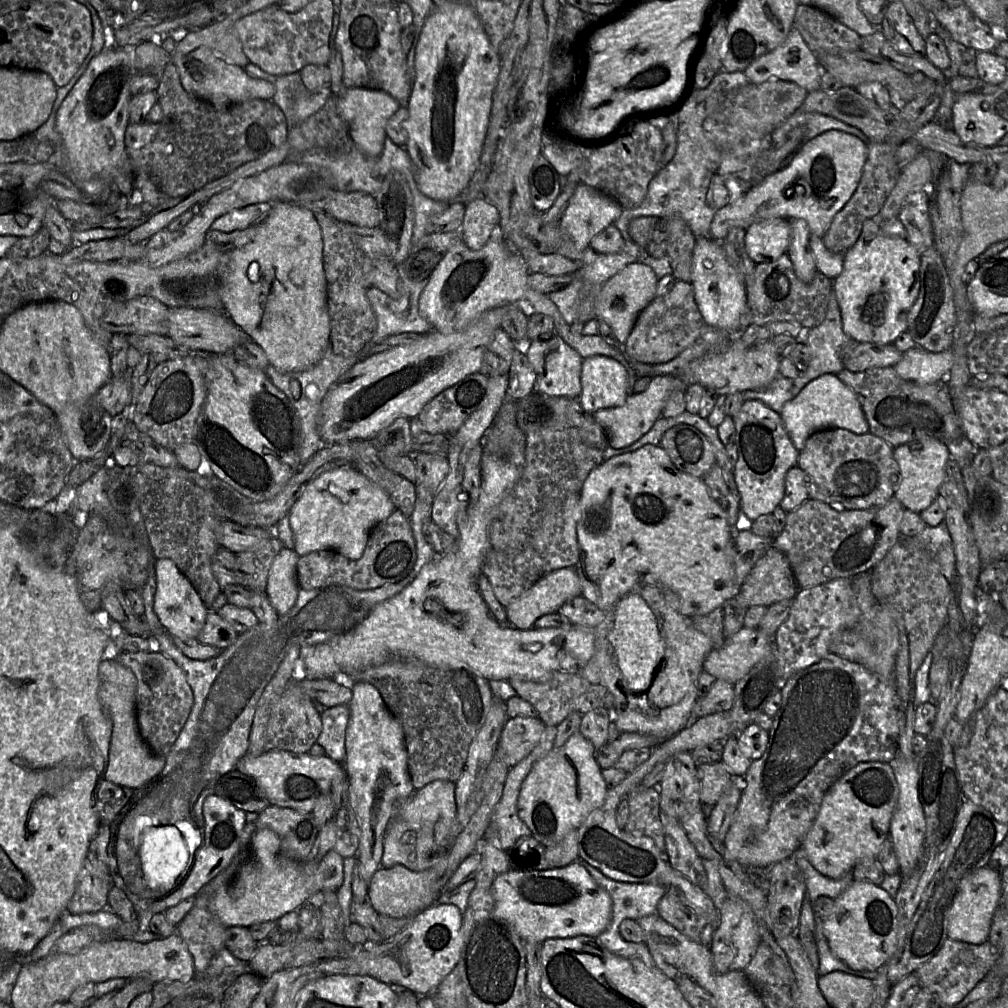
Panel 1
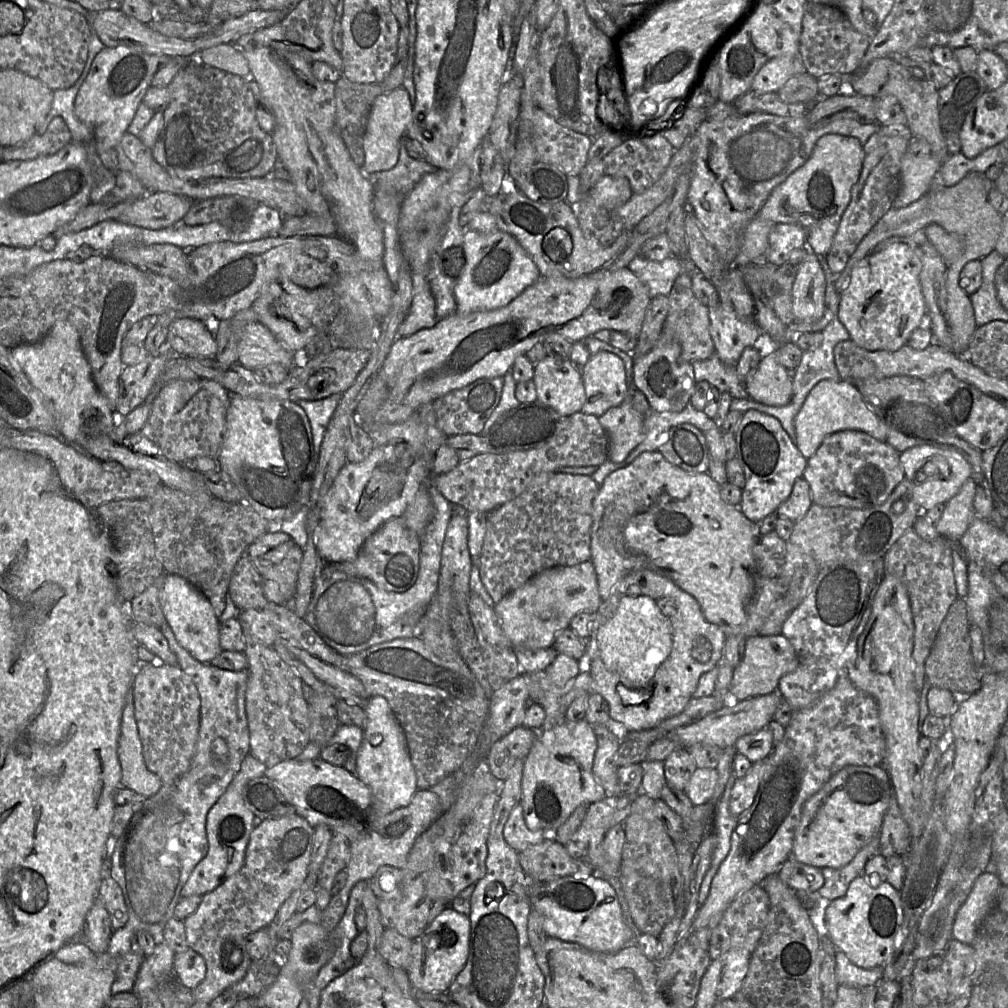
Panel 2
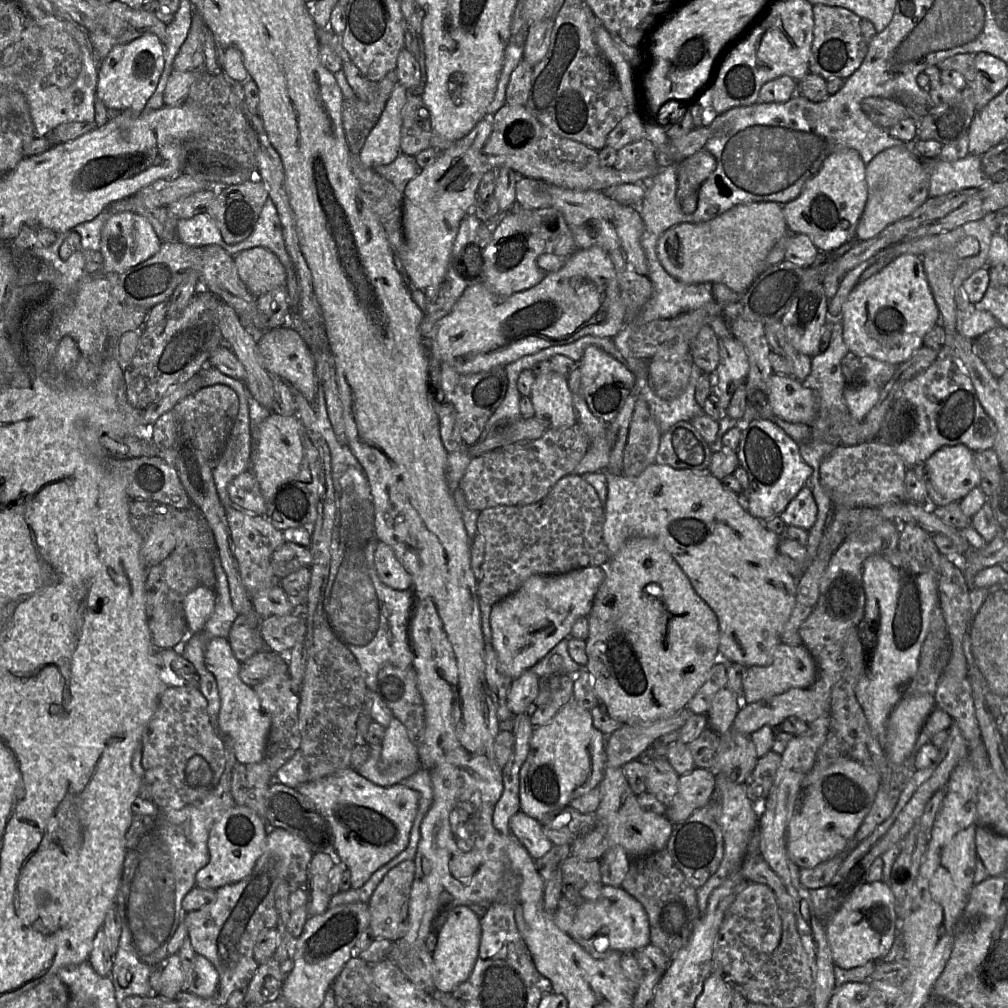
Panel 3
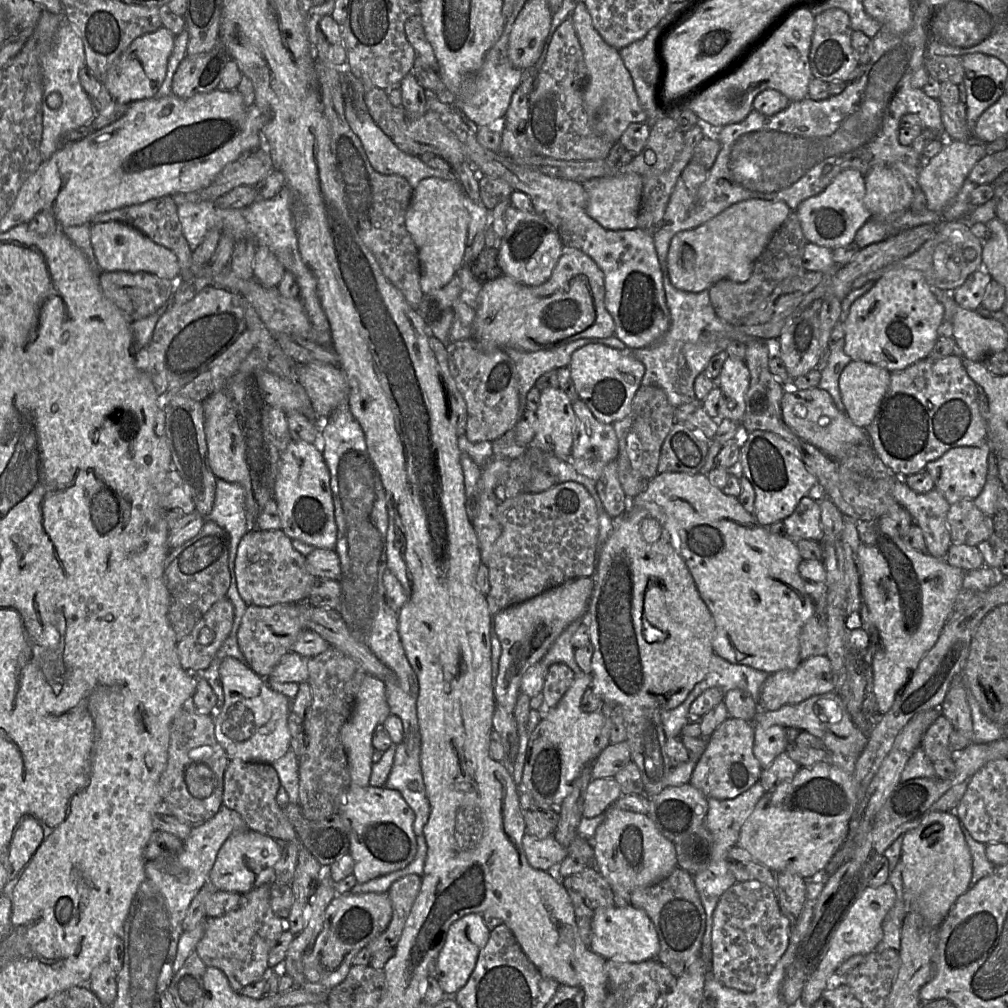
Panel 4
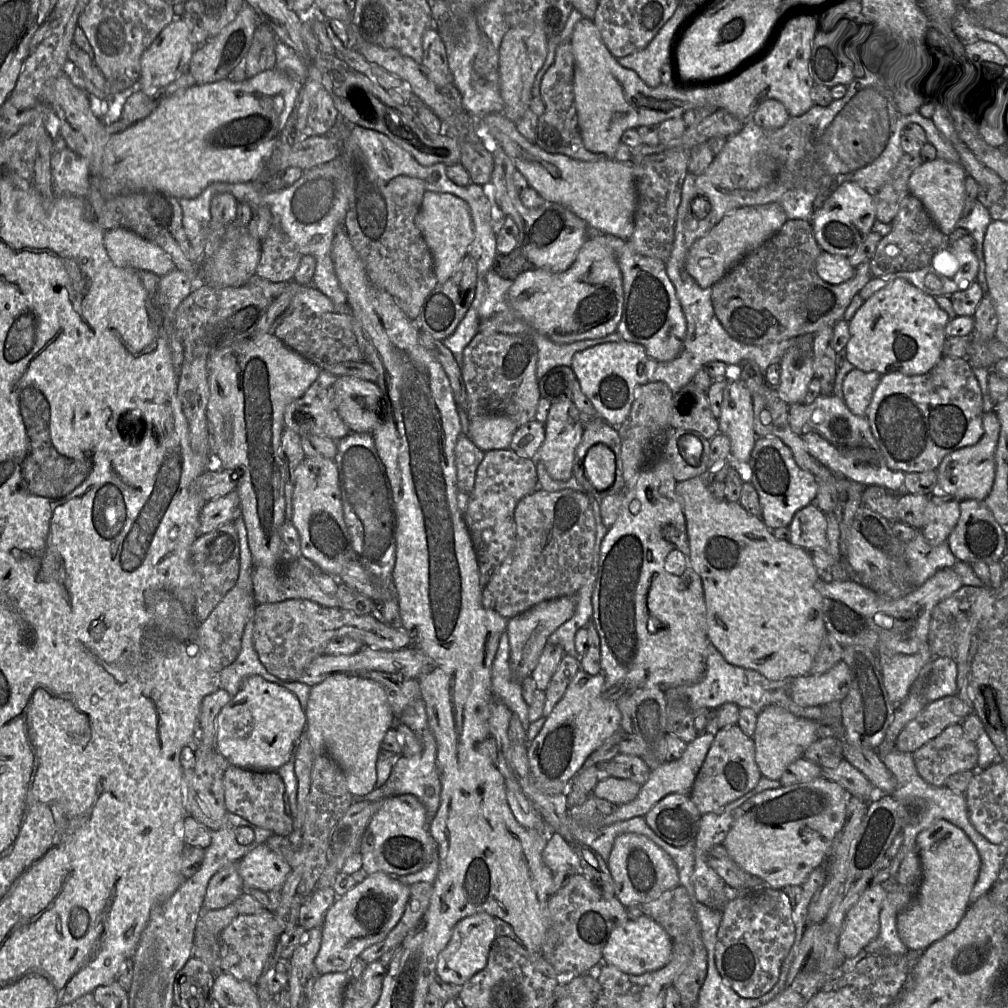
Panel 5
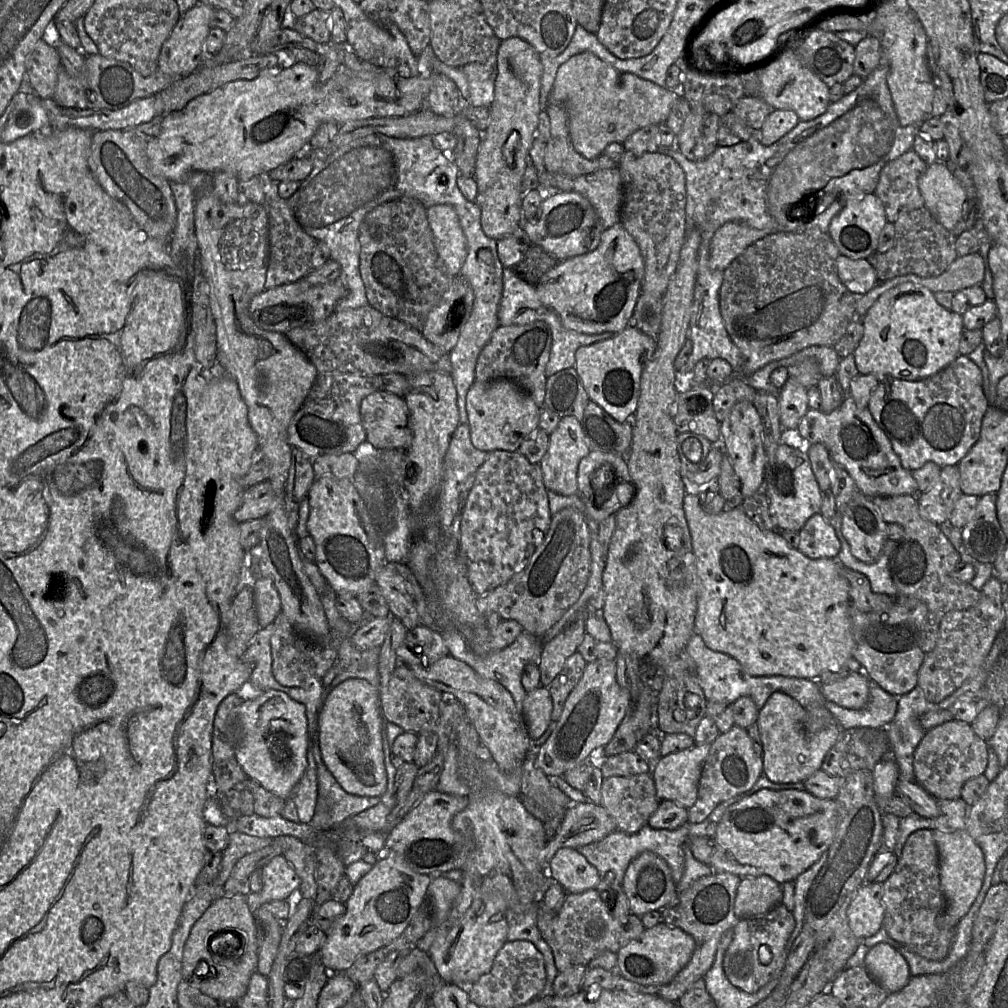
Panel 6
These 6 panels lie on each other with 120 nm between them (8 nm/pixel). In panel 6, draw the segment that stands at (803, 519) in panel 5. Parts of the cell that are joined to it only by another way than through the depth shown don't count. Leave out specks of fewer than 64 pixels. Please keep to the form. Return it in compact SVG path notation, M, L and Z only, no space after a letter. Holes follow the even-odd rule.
M821 512L808 519L799 535L798 549L812 559L836 558L841 549L835 528Z

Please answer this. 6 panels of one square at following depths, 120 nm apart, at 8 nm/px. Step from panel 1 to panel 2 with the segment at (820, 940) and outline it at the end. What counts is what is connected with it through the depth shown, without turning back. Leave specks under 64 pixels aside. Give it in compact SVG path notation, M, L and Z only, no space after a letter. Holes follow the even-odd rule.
M835 951L835 977L838 985L854 988L865 988L882 979L883 966L874 968L861 968L853 964L846 955Z

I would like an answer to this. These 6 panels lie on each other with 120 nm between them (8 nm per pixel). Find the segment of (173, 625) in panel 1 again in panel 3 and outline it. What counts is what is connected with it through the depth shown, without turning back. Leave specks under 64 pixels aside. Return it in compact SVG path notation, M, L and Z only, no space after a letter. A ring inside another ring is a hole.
M199 586L189 592L183 601L184 614L189 633L199 633L215 608L215 590ZM214 637L208 641L205 648L205 664L218 685L221 706L217 730L225 743L225 749L232 751L240 764L263 761L271 721L263 710L254 687L241 679L241 662L234 655L228 638Z

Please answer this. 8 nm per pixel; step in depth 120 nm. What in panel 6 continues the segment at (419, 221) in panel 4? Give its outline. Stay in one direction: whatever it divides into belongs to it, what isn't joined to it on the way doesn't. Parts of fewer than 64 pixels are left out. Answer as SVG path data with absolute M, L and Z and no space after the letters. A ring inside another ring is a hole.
M450 204L432 205L426 211L443 270L458 276L467 256L467 241L458 215Z

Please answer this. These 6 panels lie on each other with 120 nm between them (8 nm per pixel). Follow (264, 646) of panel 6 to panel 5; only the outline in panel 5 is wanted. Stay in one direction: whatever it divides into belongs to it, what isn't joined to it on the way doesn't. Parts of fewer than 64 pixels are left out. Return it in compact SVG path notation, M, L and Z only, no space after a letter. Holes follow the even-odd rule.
M249 619L244 628L241 650L237 658L218 673L219 688L234 696L243 681L252 675L261 676L272 683L278 683L279 679L270 674L259 660L253 644L253 621Z

